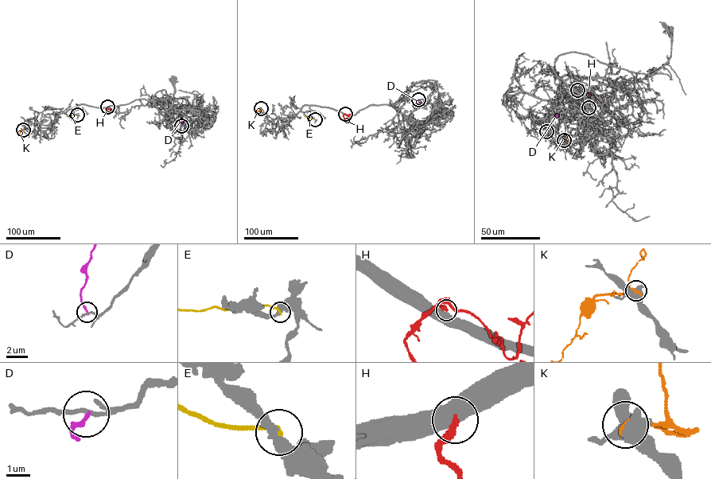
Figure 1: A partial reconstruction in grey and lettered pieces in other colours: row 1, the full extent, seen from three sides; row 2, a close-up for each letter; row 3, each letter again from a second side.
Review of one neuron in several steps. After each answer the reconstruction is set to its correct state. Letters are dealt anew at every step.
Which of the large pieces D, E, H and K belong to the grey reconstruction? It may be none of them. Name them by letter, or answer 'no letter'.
no letter

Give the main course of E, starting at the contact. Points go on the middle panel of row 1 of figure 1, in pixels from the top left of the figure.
E: (315, 119), (304, 116)

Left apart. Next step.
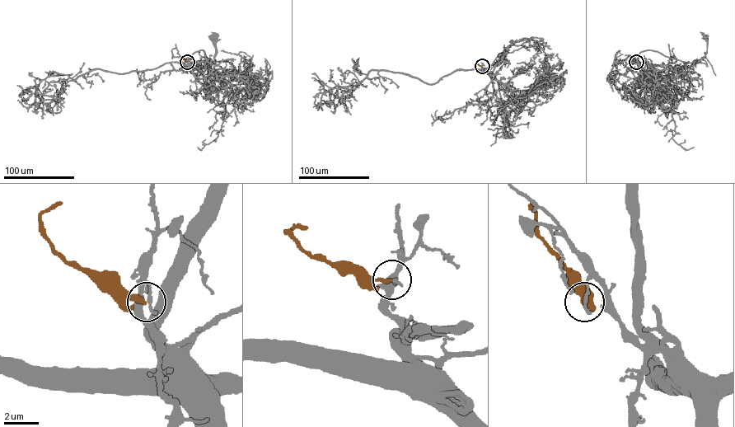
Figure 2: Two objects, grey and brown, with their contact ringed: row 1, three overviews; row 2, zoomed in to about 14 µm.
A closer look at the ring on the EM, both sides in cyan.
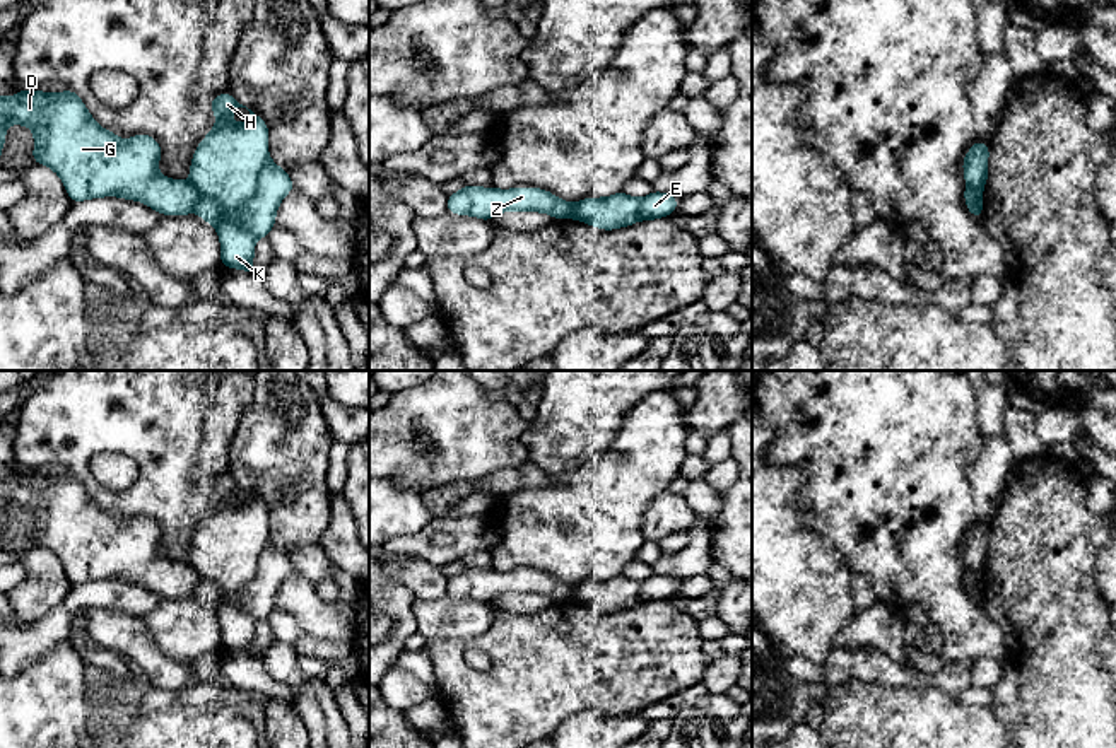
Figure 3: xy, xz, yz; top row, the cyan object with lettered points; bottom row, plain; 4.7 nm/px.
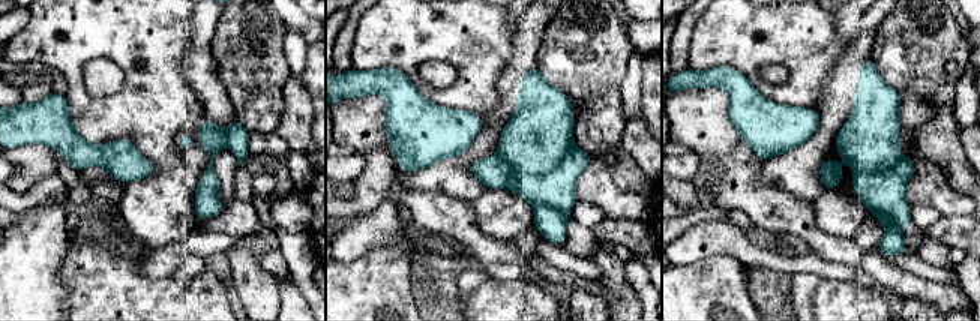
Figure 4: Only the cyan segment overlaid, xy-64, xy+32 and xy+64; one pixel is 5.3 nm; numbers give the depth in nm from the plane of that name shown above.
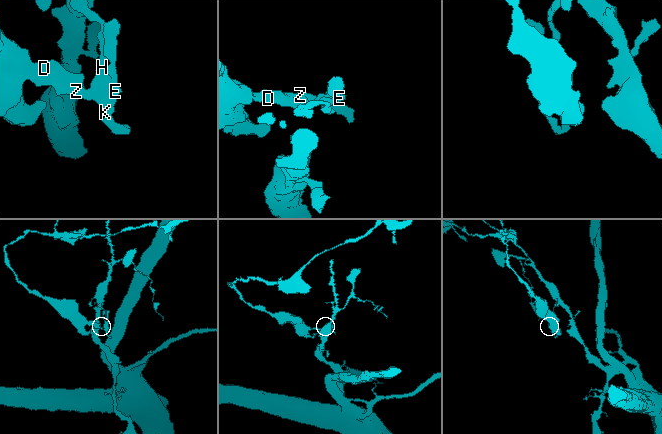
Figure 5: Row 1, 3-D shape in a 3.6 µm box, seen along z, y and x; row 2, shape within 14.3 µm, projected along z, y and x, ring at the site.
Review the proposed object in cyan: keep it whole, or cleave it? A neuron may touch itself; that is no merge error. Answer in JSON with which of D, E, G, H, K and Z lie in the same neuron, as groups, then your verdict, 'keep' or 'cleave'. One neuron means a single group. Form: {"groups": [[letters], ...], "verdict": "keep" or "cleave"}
{"groups": [["D", "E", "G", "Z"], ["H", "K"]], "verdict": "cleave"}

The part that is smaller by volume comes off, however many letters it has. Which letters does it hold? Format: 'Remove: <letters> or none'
Remove: D, E, G, Z

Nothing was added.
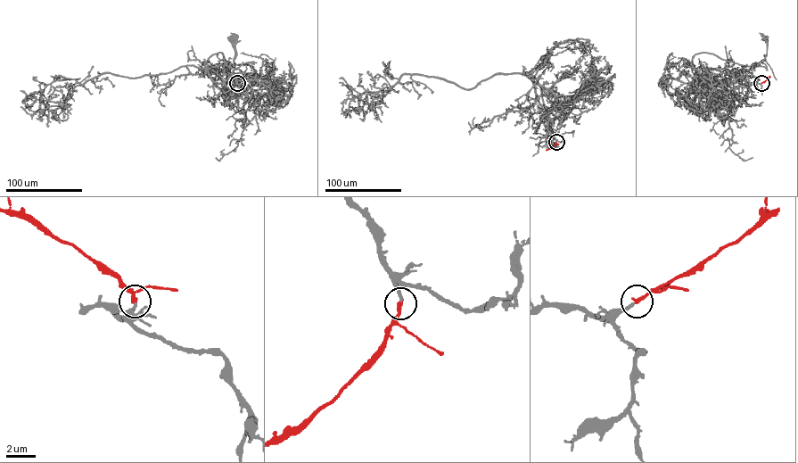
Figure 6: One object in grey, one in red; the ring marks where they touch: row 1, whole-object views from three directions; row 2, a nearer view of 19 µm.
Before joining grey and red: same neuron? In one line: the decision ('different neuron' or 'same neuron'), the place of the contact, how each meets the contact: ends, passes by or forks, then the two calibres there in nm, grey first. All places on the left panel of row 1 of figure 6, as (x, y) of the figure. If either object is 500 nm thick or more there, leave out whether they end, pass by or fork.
same neuron | (237, 83) | grey ends | red ends | 220/280 nm

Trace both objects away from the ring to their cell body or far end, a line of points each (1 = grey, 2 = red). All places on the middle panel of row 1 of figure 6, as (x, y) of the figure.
1: (556, 141), (537, 98), (534, 83), (523, 72), (531, 75), (539, 86), (553, 136), (554, 146), (551, 146)
2: (556, 142), (546, 150)

